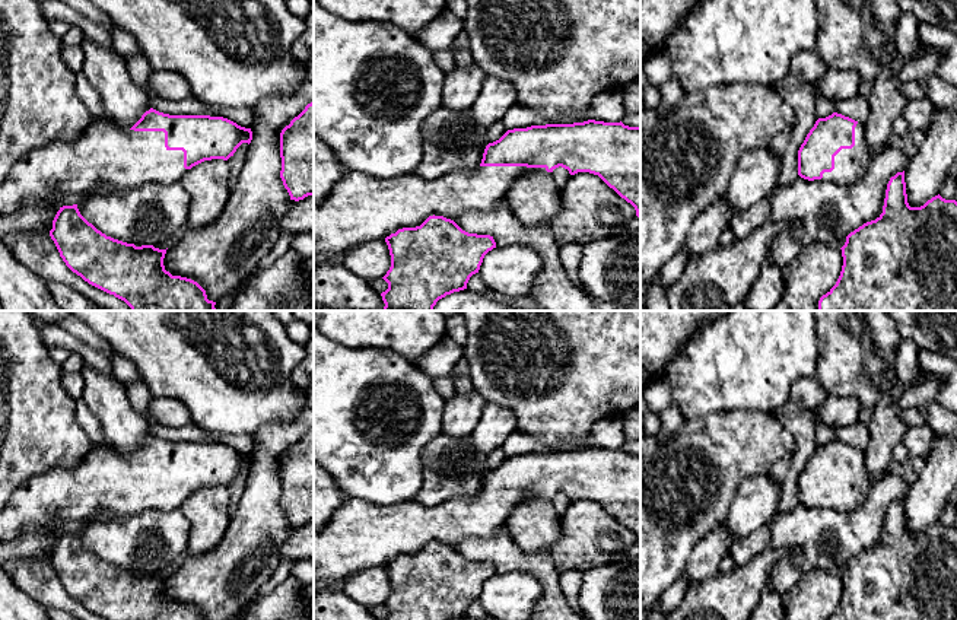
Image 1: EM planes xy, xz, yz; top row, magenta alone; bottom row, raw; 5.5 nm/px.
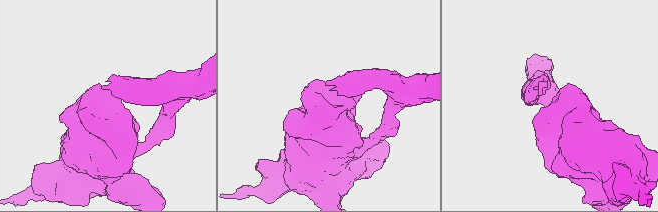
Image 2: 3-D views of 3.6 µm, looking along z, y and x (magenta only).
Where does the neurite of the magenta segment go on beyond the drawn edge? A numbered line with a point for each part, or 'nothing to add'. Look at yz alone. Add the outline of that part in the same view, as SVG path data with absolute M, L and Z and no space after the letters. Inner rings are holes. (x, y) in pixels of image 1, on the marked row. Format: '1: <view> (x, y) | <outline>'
1: yz (849, 164) | M858 123L855 127L855 146L842 149L834 156L834 169L823 174L823 181L853 182L859 179L872 159L867 146L865 124Z

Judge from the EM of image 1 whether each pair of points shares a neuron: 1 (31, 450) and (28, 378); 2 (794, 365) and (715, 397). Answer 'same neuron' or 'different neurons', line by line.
1: same neuron
2: same neuron

